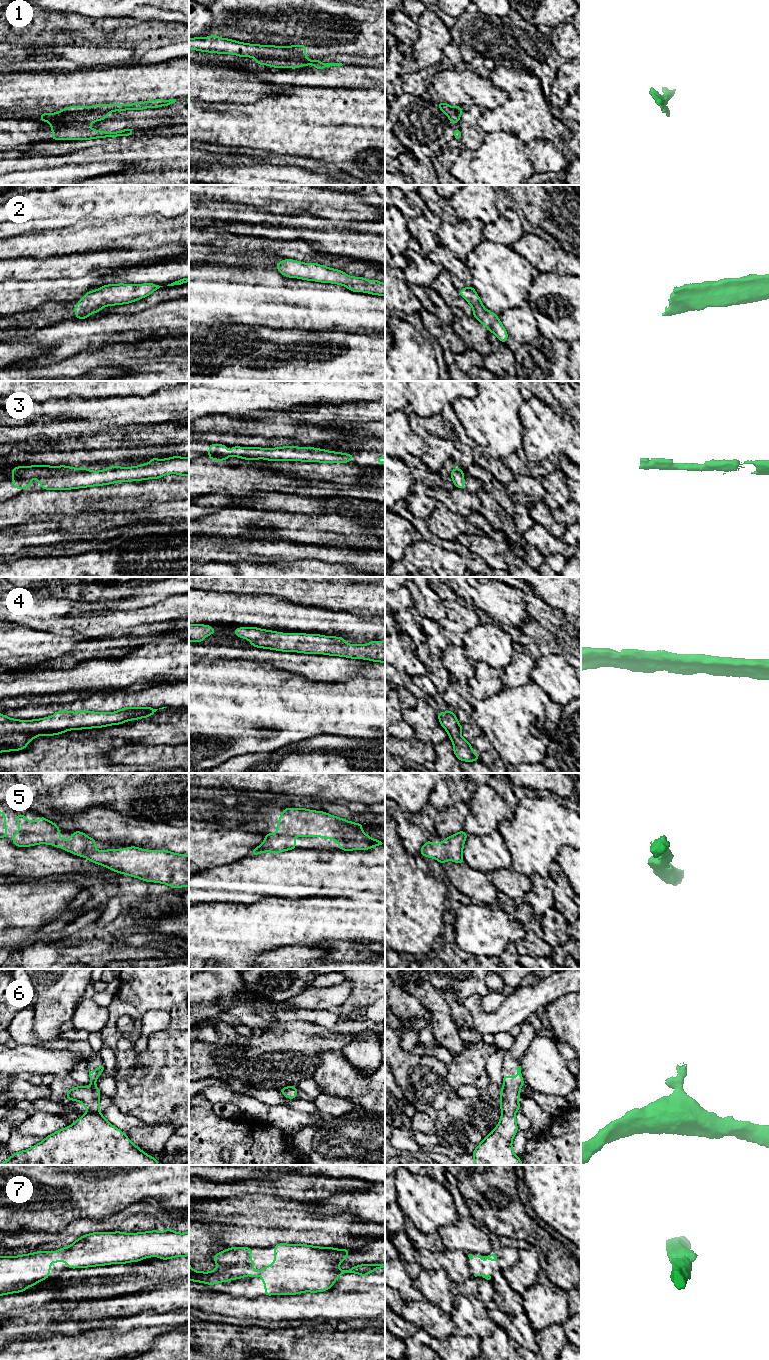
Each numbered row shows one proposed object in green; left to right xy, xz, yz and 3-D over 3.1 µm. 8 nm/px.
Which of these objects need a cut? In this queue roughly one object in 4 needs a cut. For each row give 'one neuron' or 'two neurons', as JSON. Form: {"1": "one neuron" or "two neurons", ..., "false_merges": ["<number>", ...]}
{"1": "one neuron", "2": "one neuron", "3": "one neuron", "4": "one neuron", "5": "one neuron", "6": "one neuron", "7": "one neuron", "false_merges": []}

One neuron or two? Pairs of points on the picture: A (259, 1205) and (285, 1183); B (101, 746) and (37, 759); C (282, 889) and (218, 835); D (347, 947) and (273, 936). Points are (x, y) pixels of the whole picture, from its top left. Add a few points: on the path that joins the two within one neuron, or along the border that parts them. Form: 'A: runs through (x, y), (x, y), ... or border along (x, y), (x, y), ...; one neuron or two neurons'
A: border along (248, 1193), (268, 1194), (294, 1200); two neurons
B: runs through (85, 751), (67, 759), (53, 759); one neuron
C: border along (250, 855), (223, 866); two neurons
D: runs through (329, 933), (291, 933); one neuron

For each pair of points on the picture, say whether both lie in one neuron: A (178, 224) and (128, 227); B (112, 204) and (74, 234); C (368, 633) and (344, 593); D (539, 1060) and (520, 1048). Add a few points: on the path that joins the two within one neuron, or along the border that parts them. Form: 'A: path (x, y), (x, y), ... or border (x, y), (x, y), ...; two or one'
A: path (166, 227), (140, 227); one
B: border (118, 218), (84, 218), (72, 225); two
C: border (325, 608), (331, 611), (348, 612); two
D: border (537, 1034), (520, 1060), (521, 1074); two

